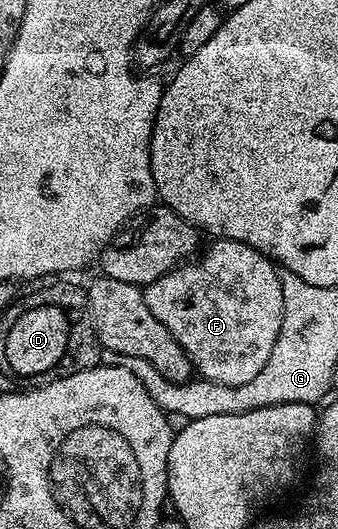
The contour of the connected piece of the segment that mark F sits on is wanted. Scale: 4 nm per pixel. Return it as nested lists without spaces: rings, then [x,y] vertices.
[[[218,238],[210,243],[198,258],[146,285],[143,297],[153,318],[177,338],[183,353],[191,359],[192,369],[202,379],[241,386],[261,374],[273,346],[277,346],[283,317],[280,269],[248,244]]]

